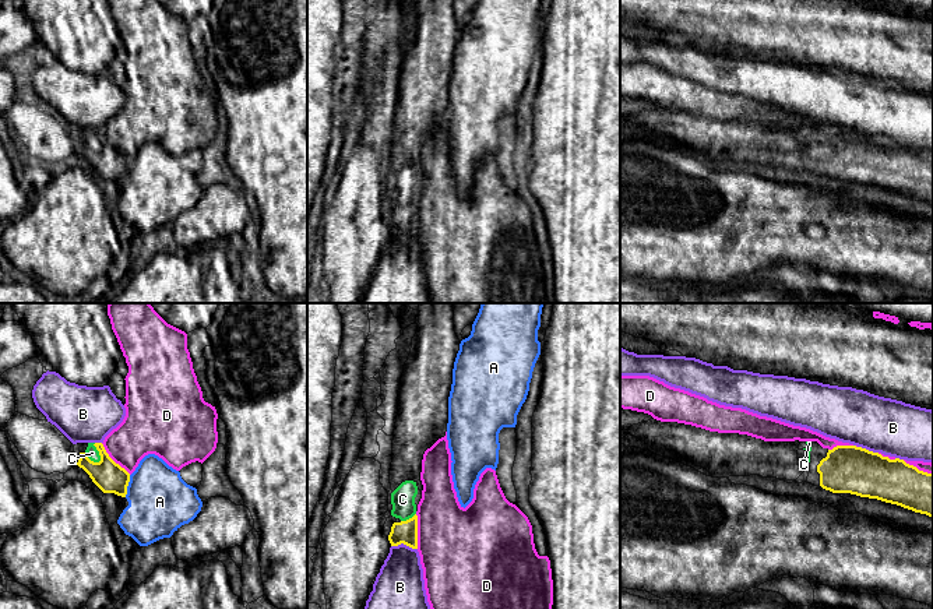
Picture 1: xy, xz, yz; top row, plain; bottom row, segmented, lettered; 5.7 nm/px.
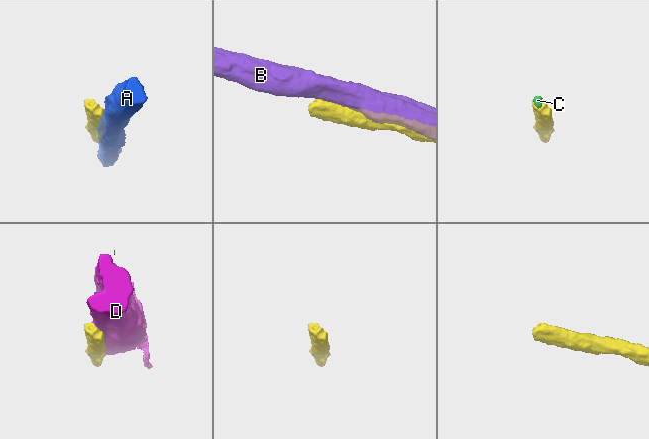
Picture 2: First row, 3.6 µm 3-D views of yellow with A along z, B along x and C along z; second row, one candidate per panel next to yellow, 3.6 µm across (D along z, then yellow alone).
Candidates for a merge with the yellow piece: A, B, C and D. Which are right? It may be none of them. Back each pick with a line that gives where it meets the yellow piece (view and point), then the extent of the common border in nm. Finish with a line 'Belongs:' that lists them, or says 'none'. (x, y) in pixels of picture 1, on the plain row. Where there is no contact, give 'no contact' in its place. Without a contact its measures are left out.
C: xy (99, 140) | 120 nm
Belongs: C

